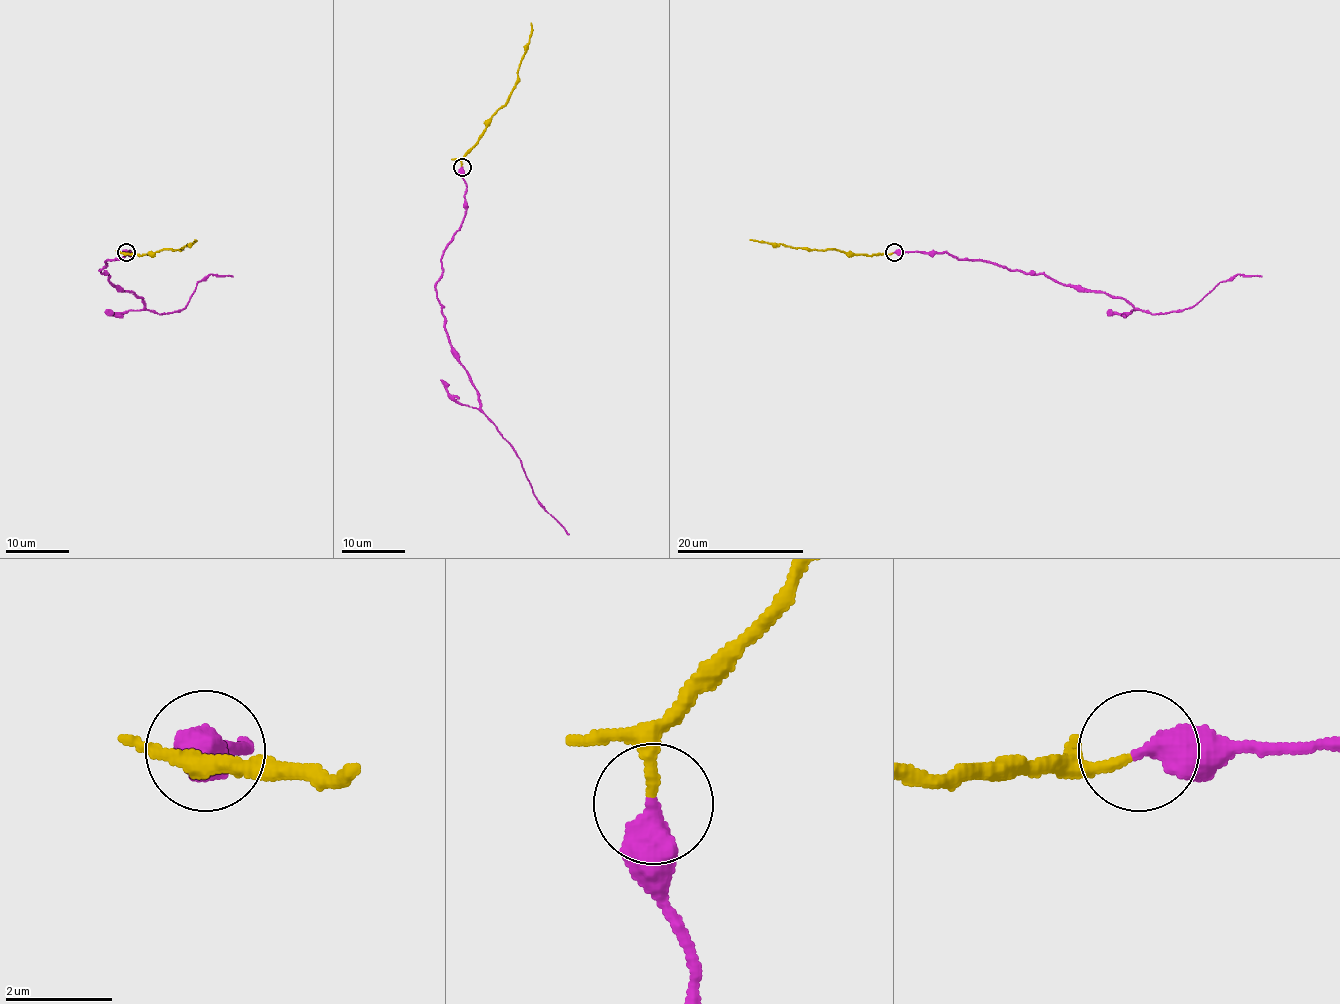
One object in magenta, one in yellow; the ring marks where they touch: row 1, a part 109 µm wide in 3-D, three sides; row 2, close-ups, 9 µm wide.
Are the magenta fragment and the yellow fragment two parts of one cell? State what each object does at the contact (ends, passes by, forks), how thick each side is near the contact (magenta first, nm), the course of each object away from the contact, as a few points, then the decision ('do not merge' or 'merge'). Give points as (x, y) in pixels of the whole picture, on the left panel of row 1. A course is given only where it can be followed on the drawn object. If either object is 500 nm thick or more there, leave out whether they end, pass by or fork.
500 nm thick on the magenta side, 200 nm on the other; magenta runs (125, 252), (130, 252), (108, 260), (100, 271), (158, 313), (184, 309), (196, 283), (211, 274), (233, 277); yellow runs (125, 253), (149, 255), (179, 250), (195, 239); merge

